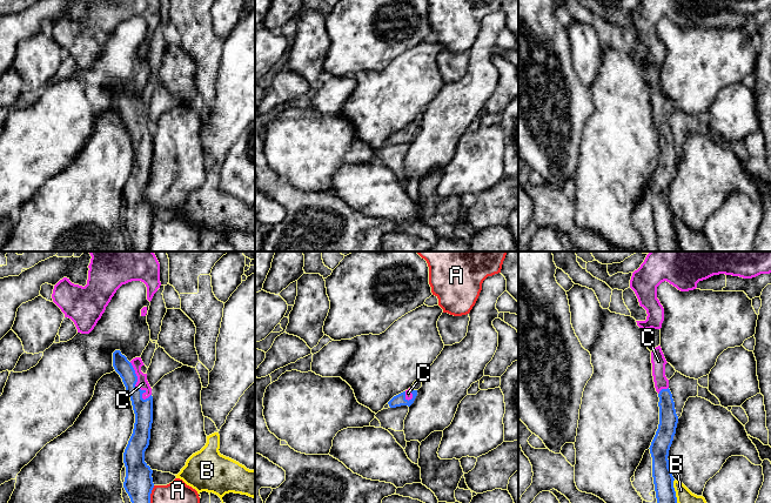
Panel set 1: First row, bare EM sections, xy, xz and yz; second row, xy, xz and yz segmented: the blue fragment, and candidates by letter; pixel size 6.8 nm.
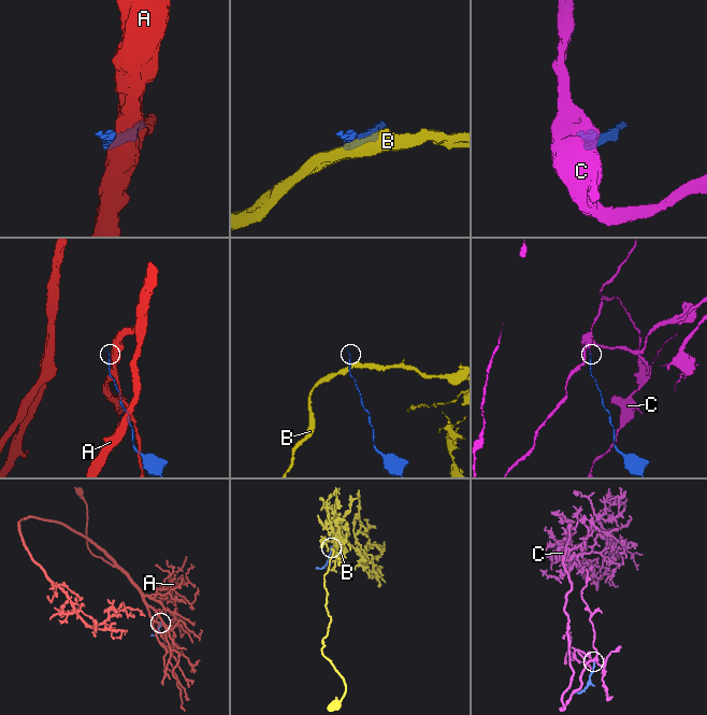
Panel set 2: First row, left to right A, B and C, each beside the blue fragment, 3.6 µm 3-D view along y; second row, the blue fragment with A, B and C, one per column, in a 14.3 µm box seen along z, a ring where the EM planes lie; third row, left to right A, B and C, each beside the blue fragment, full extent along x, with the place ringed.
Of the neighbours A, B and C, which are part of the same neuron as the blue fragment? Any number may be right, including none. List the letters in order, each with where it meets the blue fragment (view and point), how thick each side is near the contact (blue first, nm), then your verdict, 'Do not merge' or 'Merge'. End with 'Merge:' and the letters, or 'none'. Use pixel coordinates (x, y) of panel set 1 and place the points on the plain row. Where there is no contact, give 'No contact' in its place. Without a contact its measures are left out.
A: Touches blue at xy (149, 236). Thickness 190 nm (blue) against 340 nm. Do not merge
B: Touches blue at yz (676, 234). Thickness 160 nm (blue) against 200 nm. Do not merge
C: Touches blue at xy (136, 118). Thickness 130 nm (blue) against 80 nm. Merge
Merge: C

